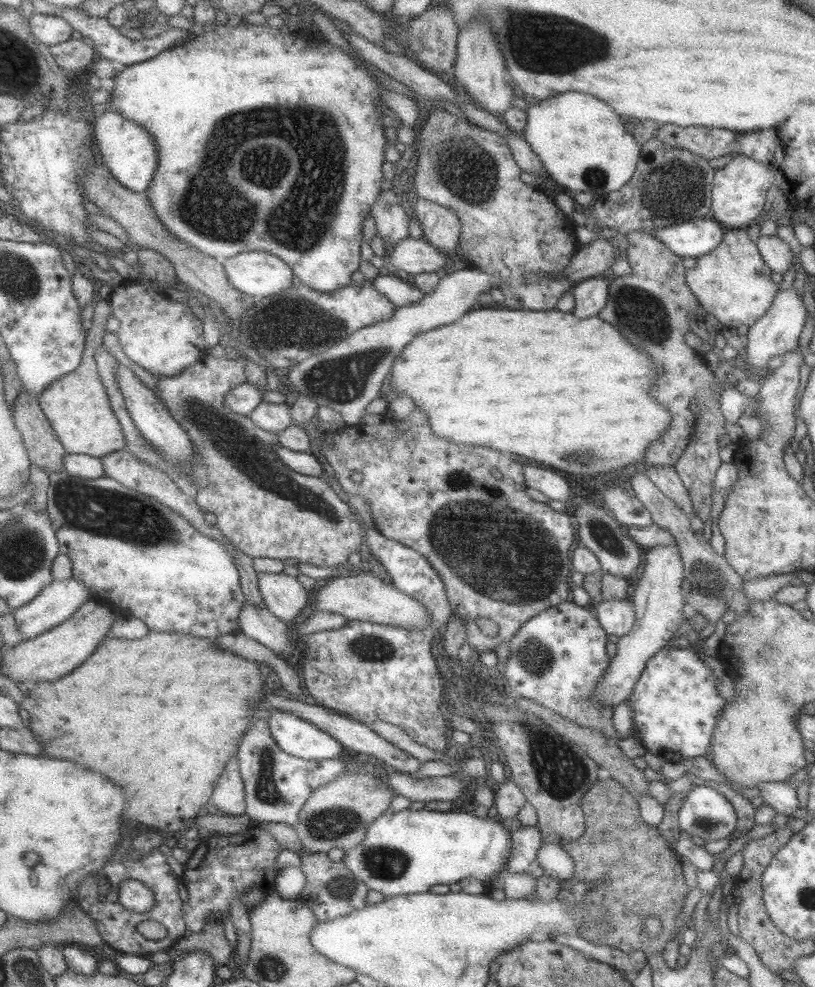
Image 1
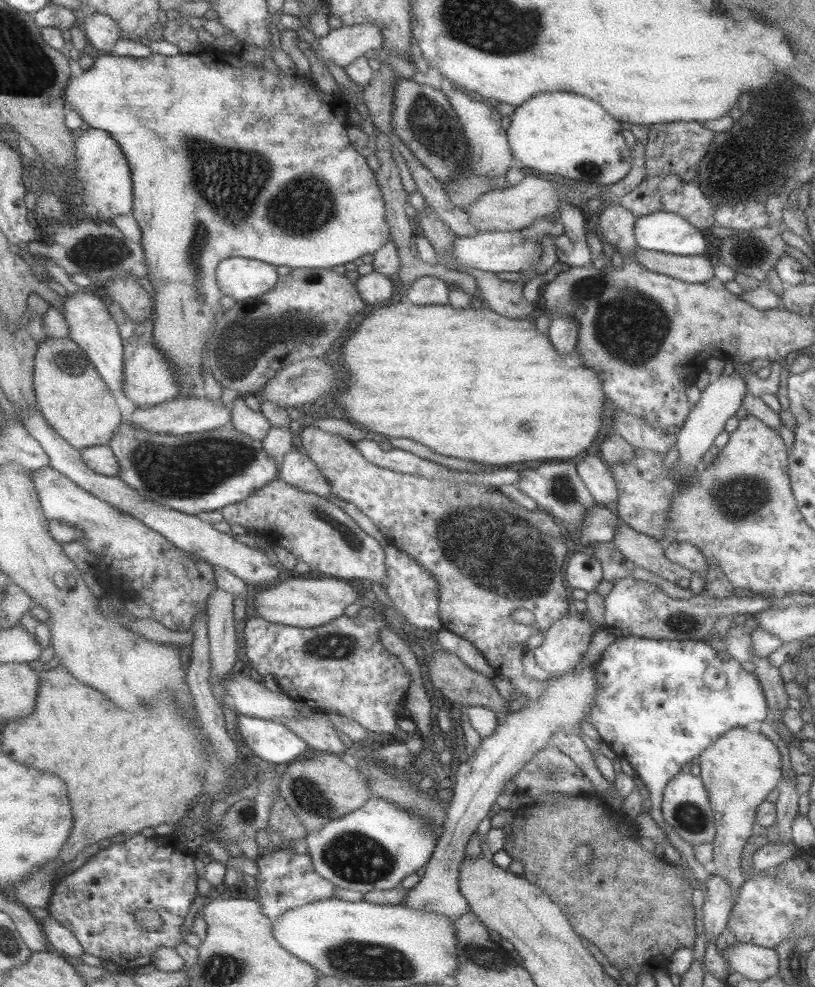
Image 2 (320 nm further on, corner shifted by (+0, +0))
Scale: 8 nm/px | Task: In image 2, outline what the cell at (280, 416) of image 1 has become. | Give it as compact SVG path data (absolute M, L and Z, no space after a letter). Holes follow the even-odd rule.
M241 396L233 402L232 419L232 428L257 440L263 440L273 428L267 415L261 410L251 410Z

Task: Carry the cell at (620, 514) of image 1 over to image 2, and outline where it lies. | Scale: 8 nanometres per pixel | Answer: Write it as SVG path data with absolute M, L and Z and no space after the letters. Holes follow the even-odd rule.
M582 455L574 467L585 488L601 506L610 501L616 502L616 486L608 465L601 456Z

